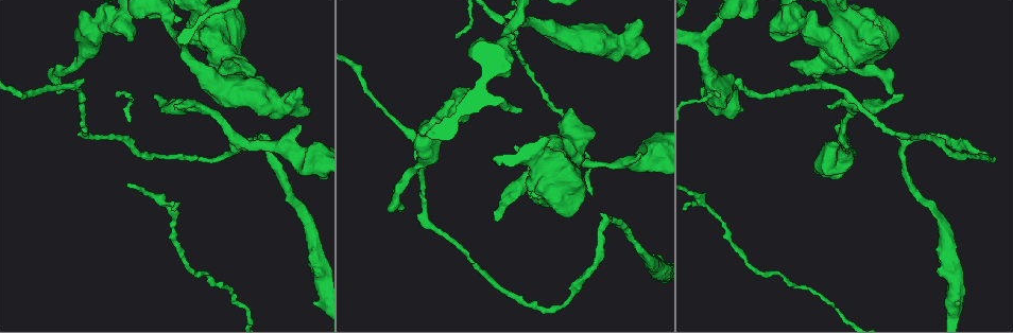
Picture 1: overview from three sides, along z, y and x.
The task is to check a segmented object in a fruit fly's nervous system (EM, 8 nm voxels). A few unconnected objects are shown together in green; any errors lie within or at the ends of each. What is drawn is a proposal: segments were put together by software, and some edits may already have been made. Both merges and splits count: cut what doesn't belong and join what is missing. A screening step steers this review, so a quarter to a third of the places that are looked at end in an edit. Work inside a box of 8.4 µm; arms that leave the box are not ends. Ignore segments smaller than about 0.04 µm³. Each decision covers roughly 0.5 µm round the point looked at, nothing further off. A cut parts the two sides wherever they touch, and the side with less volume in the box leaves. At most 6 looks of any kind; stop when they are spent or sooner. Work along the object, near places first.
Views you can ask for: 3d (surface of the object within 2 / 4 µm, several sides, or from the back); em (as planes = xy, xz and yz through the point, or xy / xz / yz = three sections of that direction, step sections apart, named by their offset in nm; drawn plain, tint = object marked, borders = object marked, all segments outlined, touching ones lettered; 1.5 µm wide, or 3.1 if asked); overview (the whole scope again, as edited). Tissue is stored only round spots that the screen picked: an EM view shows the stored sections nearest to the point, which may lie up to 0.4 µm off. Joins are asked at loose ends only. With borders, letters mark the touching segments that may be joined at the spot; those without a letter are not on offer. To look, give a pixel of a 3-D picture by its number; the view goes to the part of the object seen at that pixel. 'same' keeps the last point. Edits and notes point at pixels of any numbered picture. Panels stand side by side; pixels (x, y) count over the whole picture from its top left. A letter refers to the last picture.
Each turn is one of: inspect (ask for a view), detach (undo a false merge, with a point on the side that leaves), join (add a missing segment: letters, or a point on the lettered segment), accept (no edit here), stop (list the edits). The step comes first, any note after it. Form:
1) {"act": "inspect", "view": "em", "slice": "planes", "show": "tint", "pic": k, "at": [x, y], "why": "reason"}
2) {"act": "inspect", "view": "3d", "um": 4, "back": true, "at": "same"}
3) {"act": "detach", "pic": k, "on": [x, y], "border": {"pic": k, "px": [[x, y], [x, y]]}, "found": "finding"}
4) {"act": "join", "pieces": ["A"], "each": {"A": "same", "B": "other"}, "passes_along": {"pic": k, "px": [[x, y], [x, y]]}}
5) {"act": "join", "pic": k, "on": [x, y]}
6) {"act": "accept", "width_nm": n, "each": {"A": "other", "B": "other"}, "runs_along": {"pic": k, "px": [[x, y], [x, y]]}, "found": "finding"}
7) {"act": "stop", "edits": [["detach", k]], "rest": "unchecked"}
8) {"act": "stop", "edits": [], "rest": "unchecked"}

{"act": "inspect", "view": "em", "slice": "yz", "step": 8, "show": "borders", "pic": 1, "at": [636, 154], "why": "free end"}

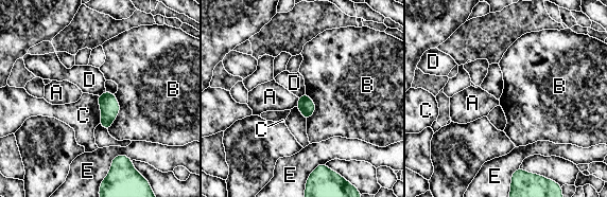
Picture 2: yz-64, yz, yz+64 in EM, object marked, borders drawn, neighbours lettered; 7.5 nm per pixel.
{"act": "inspect", "view": "em", "slice": "planes", "show": "borders", "at": "same", "why": "another direction"}

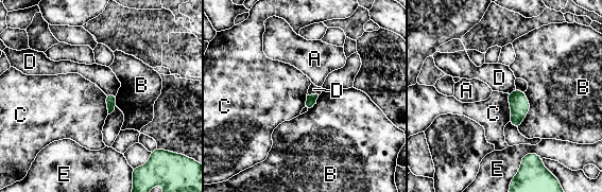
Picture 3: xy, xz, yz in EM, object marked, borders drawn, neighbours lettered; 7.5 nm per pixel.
{"act": "accept", "longest_contact_nm": ["B", 300], "each": {"A": "other", "B": "other", "C": "other", "D": "other", "E": "other"}, "found": "no lettered segment goes on from it"}

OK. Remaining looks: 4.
{"act": "inspect", "view": "em", "slice": "planes", "show": "borders", "pic": 1, "at": [182, 19], "why": "an open end"}

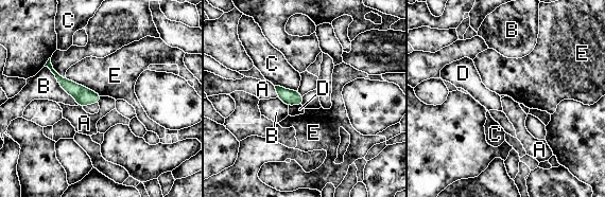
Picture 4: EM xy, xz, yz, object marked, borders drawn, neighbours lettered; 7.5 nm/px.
{"act": "accept", "longest_contact_nm": ["B", 400], "each": {"A": "other", "B": "other", "C": "other", "D": "other", "E": "other"}, "border": {"pic": 4, "px": [[274, 86], [277, 96]]}, "found": "none of them fits"}

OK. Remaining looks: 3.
{"act": "inspect", "view": "em", "slice": "planes", "show": "borders", "pic": 1, "at": [190, 22], "why": "touches itself"}

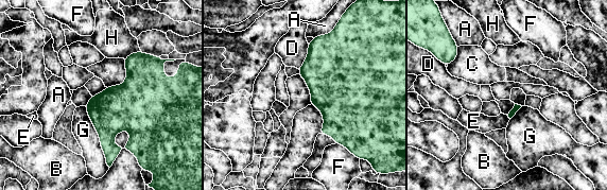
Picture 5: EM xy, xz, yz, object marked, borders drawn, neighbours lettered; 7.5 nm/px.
{"act": "accept", "width_nm": 50, "each": {"A": "other", "B": "other", "C": "other", "D": "other", "E": "other", "F": "other", "G": "other", "H": "other"}, "found": "one neuron here"}

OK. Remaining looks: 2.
{"act": "stop", "edits": [], "rest": "unchecked"}

